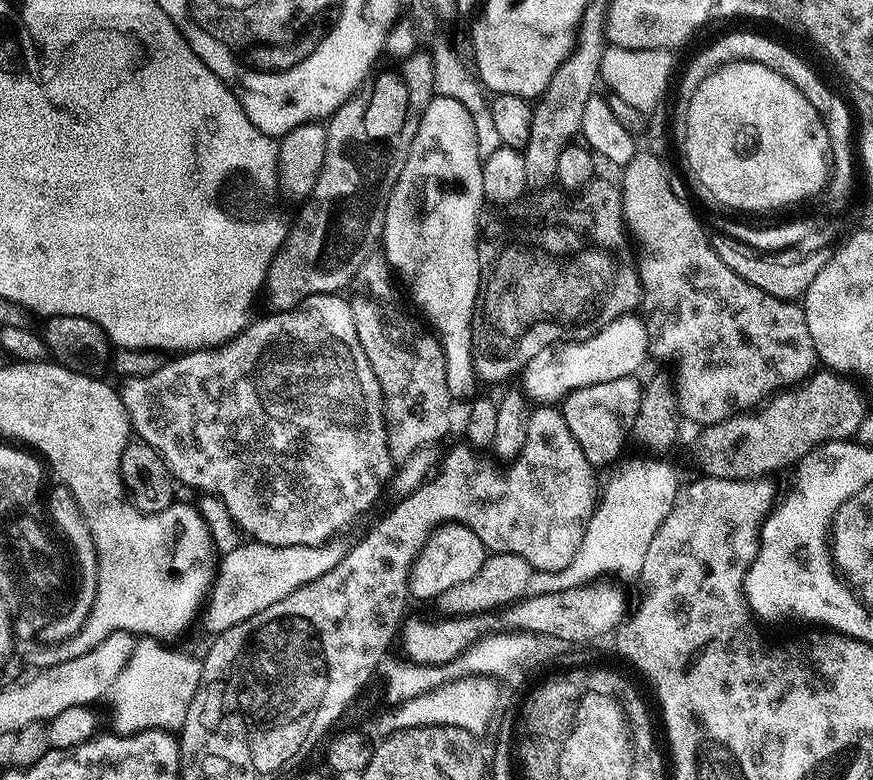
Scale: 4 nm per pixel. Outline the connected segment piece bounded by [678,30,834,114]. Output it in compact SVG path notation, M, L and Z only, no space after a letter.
M750 30L745 35L728 36L728 39L721 40L716 47L708 48L708 52L704 52L703 55L692 56L688 60L692 68L688 68L688 76L685 76L685 79L681 80L678 85L683 91L683 103L687 106L694 90L698 90L698 86L702 86L702 82L706 82L706 78L710 74L714 74L714 70L734 62L754 62L758 66L766 66L770 70L774 70L774 74L782 74L782 78L786 78L786 82L793 84L806 98L806 102L810 102L810 106L814 106L816 112L824 114L830 109L830 100L834 92L833 89L828 89L824 85L823 78L794 49L787 48L786 45L779 44L778 41L771 40L770 37L763 36L756 30Z

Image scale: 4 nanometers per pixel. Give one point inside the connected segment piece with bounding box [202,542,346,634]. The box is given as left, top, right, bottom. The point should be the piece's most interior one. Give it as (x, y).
(252, 576)

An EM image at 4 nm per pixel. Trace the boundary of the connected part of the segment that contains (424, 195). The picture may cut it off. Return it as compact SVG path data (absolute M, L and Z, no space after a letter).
M433 95L418 122L418 130L414 134L414 142L410 142L402 174L398 174L398 182L388 199L382 255L393 273L398 274L399 279L400 276L404 279L413 302L420 307L419 315L427 321L436 339L440 341L446 362L446 386L456 402L468 402L477 395L478 377L472 361L472 315L474 306L478 303L480 285L476 237L480 231L482 215L480 204L484 203L482 157L478 154L470 110L466 110L462 102L453 98Z

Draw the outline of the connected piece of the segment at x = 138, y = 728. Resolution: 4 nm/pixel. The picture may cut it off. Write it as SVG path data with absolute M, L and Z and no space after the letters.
M140 638L135 641L132 657L128 660L116 679L114 697L118 702L116 722L117 731L122 734L142 732L145 728L163 728L165 730L179 730L186 722L186 710L190 710L190 702L198 690L200 681L201 661L196 660L188 652L171 652L162 648L154 638Z

